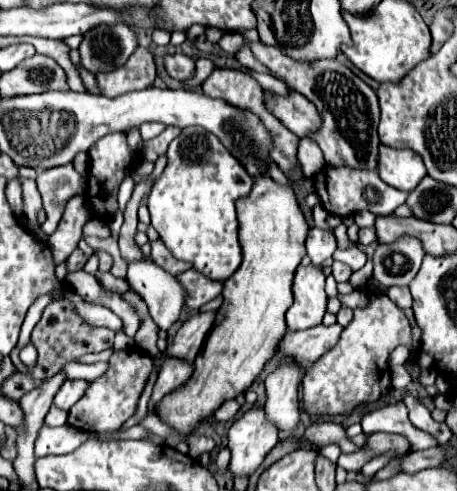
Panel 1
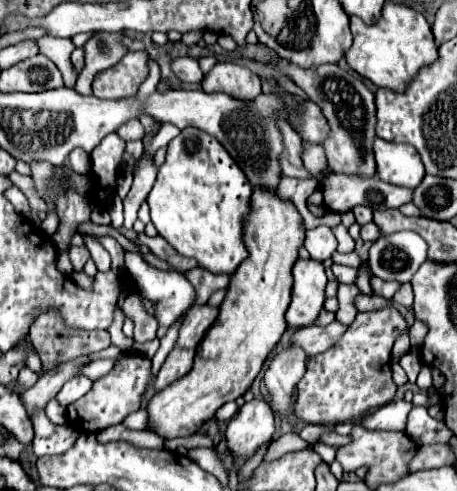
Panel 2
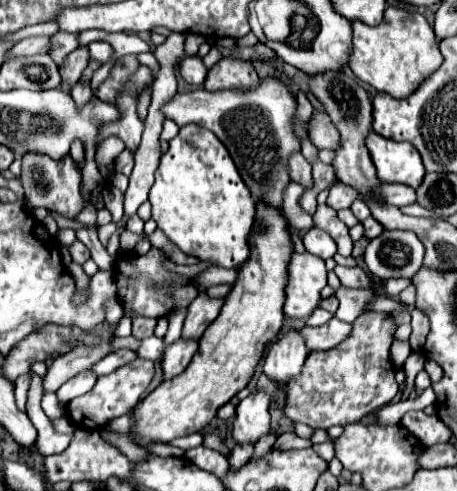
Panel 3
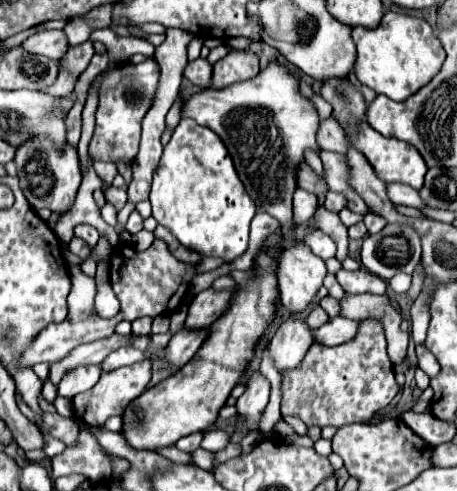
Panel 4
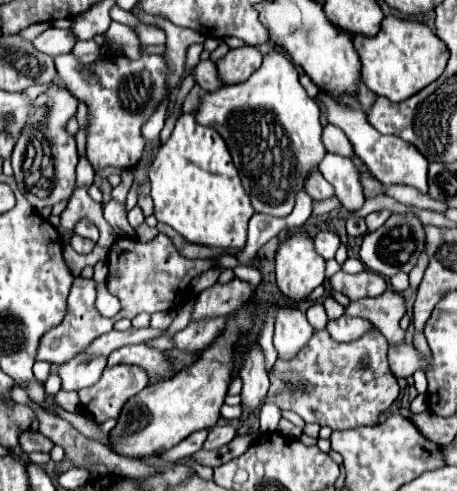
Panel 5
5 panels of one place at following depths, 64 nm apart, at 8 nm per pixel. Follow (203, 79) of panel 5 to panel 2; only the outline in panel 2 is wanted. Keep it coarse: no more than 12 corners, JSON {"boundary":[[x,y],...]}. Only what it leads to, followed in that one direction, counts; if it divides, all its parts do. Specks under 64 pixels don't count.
{"boundary":[[190,56],[172,60],[182,82],[200,84],[204,78],[198,60]]}

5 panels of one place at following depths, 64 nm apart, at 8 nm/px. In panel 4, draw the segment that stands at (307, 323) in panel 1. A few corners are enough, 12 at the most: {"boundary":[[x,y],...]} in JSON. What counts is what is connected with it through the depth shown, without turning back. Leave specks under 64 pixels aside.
{"boundary":[[304,242],[278,258],[282,304],[302,312],[326,276]]}

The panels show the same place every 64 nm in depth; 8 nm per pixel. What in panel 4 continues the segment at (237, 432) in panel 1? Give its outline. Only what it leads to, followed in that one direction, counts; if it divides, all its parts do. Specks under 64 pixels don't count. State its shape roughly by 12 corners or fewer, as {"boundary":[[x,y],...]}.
{"boundary":[[260,372],[246,382],[236,404],[246,430],[258,430],[270,382]]}

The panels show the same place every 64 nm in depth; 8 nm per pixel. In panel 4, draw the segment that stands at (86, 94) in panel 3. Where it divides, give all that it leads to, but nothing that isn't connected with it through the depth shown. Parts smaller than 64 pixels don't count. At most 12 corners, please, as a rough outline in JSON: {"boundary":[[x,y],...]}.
{"boundary":[[82,104],[68,112],[67,141],[77,147],[82,126]]}

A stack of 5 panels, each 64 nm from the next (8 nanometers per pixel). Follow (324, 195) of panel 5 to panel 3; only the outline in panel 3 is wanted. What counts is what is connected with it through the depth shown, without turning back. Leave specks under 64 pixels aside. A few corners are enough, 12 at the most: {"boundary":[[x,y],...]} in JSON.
{"boundary":[[298,152],[290,160],[290,176],[304,188],[314,186],[312,166]]}

